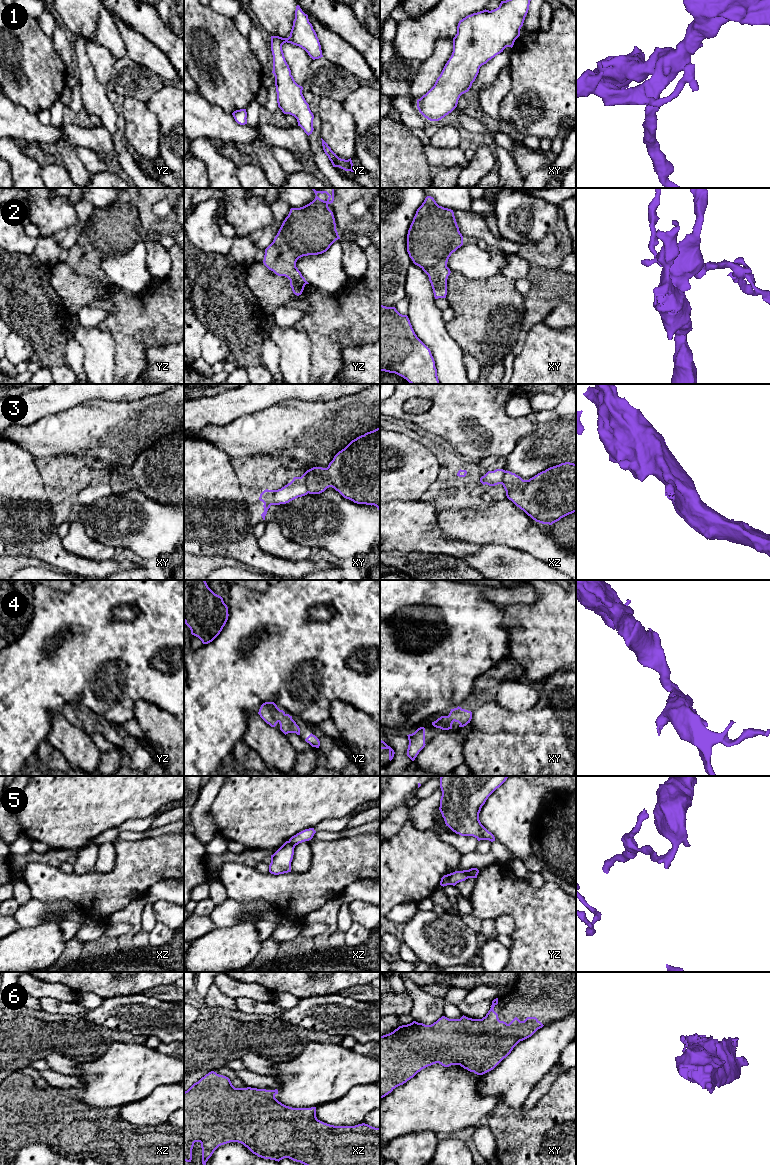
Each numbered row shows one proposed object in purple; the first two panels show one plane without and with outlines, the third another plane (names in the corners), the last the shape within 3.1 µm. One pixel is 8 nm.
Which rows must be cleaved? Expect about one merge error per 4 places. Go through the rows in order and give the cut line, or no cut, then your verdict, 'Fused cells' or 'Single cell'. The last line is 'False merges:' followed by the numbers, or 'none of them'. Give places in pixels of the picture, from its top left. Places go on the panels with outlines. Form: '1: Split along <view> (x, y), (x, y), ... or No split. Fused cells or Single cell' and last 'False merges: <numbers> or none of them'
1: No split. Single cell
2: No split. Single cell
3: Split along xy (301, 476), (308, 492). Fused cells
4: No split. Single cell
5: Split along yz (447, 874), (448, 884). Fused cells
6: No split. Single cell
False merges: 3, 5

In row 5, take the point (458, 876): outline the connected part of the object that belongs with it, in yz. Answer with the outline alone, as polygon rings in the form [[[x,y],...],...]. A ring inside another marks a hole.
[[[477,868],[450,873],[448,874],[448,885],[455,886],[457,883],[465,881],[468,878],[477,878],[478,873],[479,870]]]

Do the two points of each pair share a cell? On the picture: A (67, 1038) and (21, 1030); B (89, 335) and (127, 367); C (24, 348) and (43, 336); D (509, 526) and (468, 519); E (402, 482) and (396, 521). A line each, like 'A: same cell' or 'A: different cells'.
A: same cell
B: different cells
C: different cells
D: same cell
E: different cells

